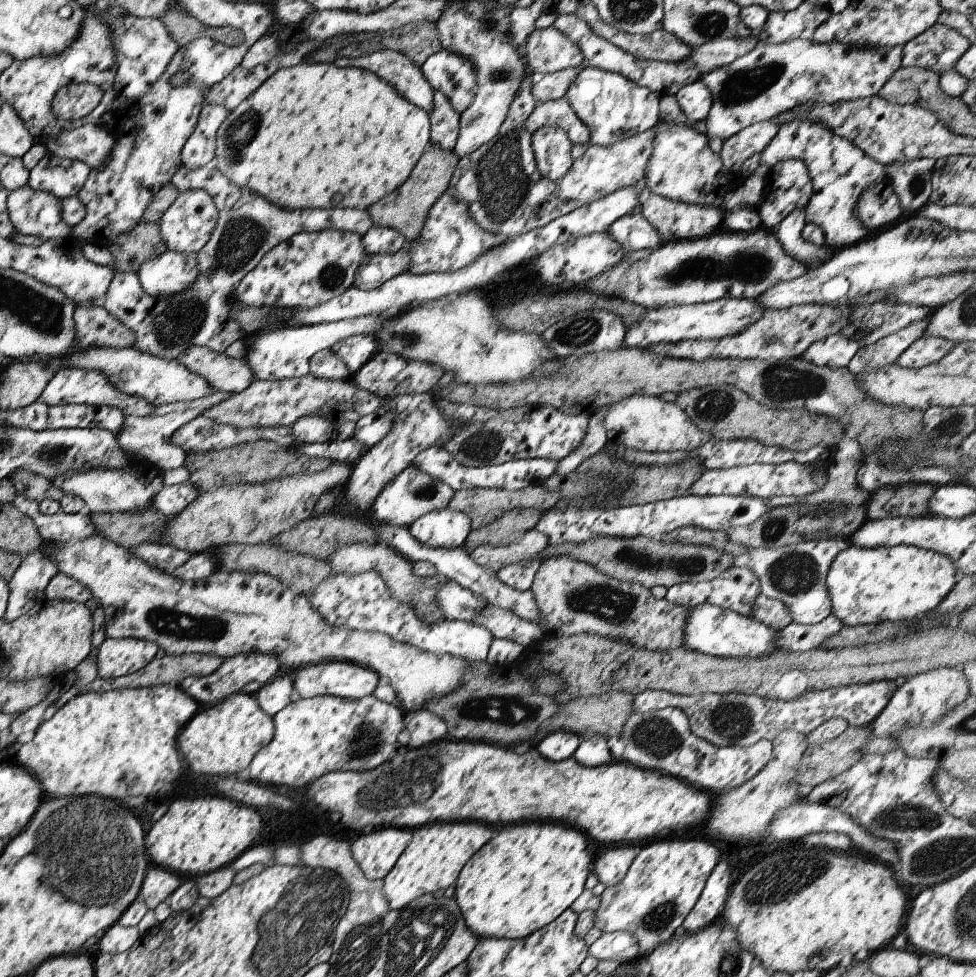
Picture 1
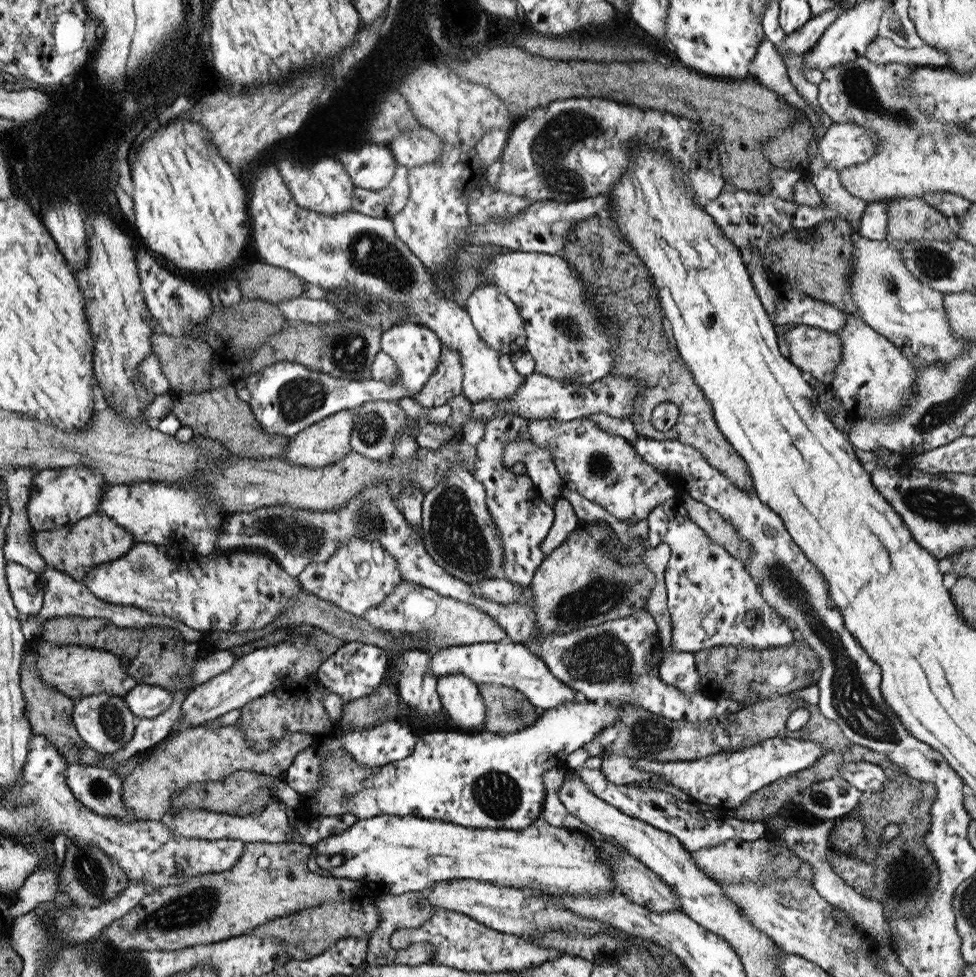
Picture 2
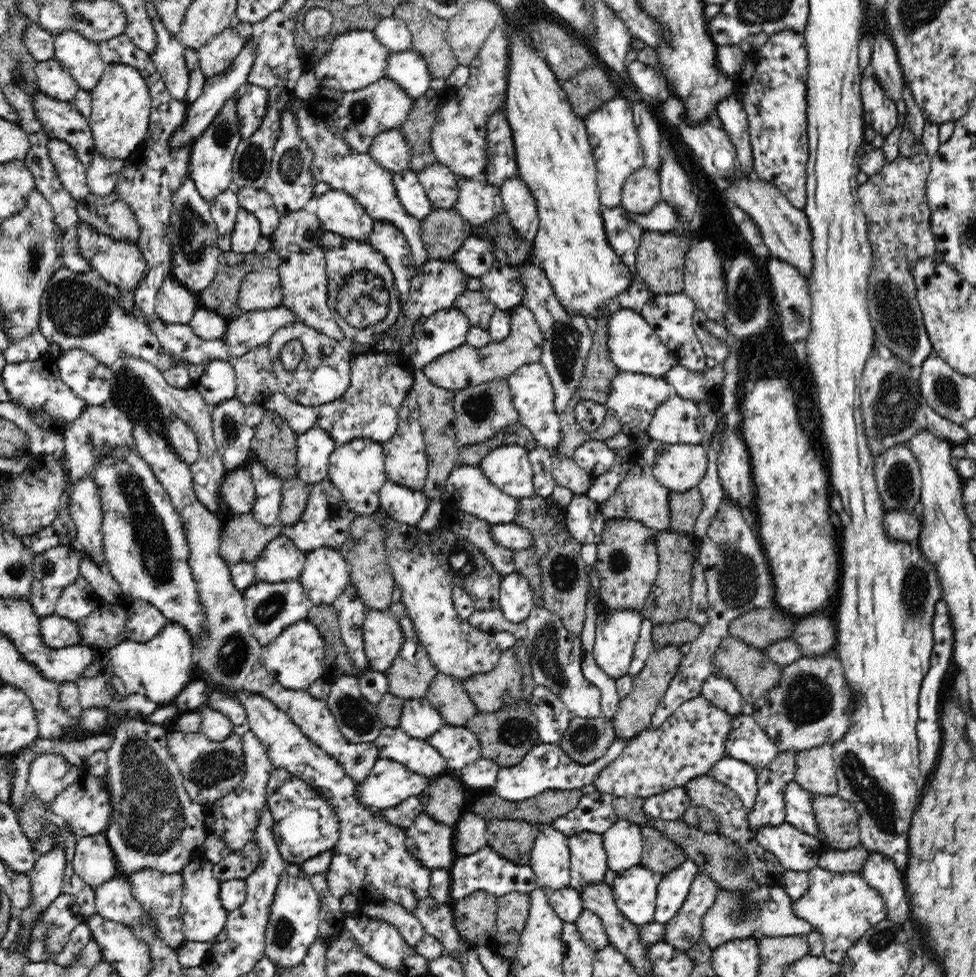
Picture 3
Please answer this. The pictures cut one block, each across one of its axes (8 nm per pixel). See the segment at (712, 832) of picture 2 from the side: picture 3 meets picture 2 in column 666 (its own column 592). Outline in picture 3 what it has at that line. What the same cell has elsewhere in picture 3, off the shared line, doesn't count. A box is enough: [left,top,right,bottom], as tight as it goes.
[551,790,619,839]

